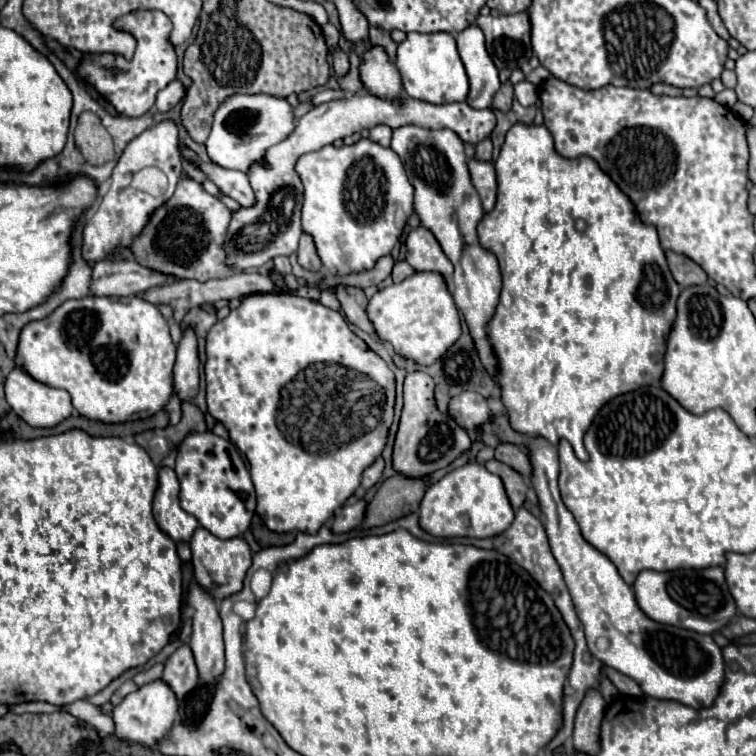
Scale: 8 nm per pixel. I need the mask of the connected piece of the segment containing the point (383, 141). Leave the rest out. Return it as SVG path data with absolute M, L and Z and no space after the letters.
M378 124L378 126L370 128L370 140L372 142L378 142L380 146L388 146L390 144L390 138L392 138L392 128L390 126Z

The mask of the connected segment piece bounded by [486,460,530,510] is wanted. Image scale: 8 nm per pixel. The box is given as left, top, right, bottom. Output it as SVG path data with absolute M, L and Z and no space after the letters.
M490 460L486 462L486 470L500 476L502 482L504 482L504 488L506 488L506 494L508 494L508 500L512 504L514 510L518 510L522 504L524 504L524 498L526 498L526 492L528 492L528 482L518 474L514 472L510 466L498 462L498 460Z

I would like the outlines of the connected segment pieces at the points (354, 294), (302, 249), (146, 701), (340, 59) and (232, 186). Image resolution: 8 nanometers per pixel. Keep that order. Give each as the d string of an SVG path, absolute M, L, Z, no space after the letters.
M356 286L334 288L332 294L338 298L338 302L342 306L342 314L346 316L346 320L350 324L358 326L360 330L364 330L368 334L374 334L372 324L370 324L370 320L366 316L366 304L368 302L366 302L366 296L364 296L364 292L360 288L356 288Z
M302 236L300 238L300 246L298 246L298 264L310 272L318 272L322 268L320 264L320 258L316 256L316 250L314 250L314 242L310 236Z
M156 680L152 684L142 686L138 692L128 694L112 712L112 720L116 726L114 736L118 740L132 740L138 742L150 750L154 750L158 746L158 740L162 740L162 736L166 736L166 732L170 732L170 728L174 726L178 716L178 702L174 692L162 682Z
M334 48L334 76L336 78L344 78L350 72L350 62L348 62L348 54L342 52L340 48Z
M178 144L178 150L180 150L182 158L192 162L194 166L198 166L206 174L208 180L212 180L224 196L234 198L240 206L252 206L254 204L254 194L252 194L248 176L244 172L226 170L214 162L204 162L204 160L200 160L200 156L192 148L188 148L184 144Z

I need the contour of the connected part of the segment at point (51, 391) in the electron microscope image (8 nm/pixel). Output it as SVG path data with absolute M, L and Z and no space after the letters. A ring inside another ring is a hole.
M16 366L4 384L6 390L6 400L12 406L12 410L30 426L34 428L50 428L60 424L62 420L66 420L72 414L72 402L70 402L70 394L66 390L58 390L58 388L50 388L46 384L40 384L36 380L32 380L20 366Z

